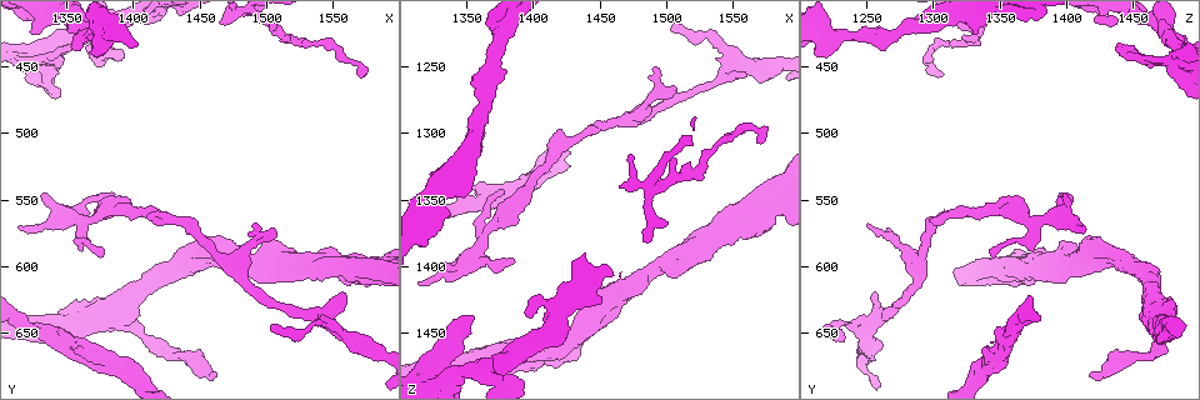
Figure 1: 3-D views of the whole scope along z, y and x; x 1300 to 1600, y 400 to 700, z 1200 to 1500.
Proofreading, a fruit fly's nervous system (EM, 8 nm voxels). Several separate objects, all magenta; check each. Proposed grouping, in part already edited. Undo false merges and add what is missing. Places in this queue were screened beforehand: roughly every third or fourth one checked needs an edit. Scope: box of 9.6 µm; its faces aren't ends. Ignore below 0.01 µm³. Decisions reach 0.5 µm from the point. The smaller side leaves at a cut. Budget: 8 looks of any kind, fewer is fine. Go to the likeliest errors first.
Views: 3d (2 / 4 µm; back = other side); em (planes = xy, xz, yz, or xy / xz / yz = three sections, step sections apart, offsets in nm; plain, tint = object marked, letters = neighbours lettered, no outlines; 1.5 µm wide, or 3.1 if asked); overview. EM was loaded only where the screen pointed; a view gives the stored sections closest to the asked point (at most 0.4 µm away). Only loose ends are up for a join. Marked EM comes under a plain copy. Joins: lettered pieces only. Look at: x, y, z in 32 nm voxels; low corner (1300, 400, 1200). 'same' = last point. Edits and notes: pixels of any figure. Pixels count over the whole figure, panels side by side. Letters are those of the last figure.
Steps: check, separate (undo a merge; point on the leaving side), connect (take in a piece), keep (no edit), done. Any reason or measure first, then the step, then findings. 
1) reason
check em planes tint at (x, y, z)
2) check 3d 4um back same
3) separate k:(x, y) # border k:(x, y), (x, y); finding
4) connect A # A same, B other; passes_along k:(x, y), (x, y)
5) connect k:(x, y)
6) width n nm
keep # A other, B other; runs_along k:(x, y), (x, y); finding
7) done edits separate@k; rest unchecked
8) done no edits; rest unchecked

check em planes letters at (1354, 434, 1438)

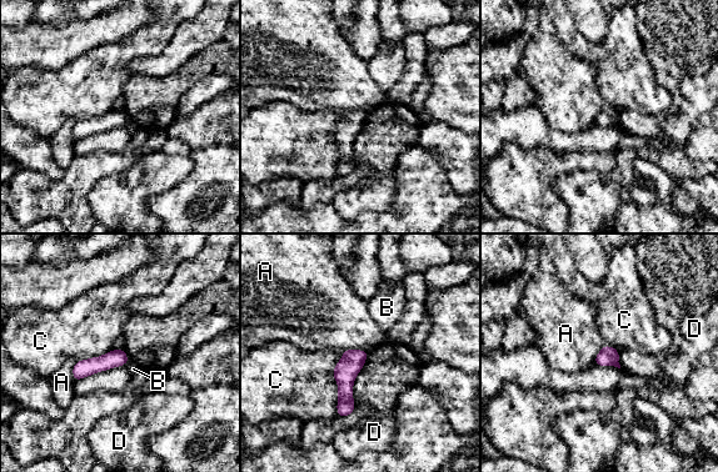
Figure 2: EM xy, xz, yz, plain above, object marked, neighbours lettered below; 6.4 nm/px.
keep # A other, B other, C other, D other; border 2:(342, 349), (363, 349), (367, 352); no lettered piece goes on from it

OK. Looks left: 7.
end of a long branch
check 3d 4um at (1572, 456, 1306)

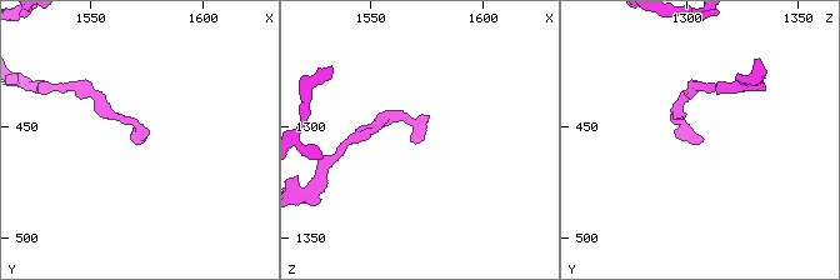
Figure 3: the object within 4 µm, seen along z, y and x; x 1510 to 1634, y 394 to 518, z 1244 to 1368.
check em xz step 8 letters at (1573, 457, 1307)

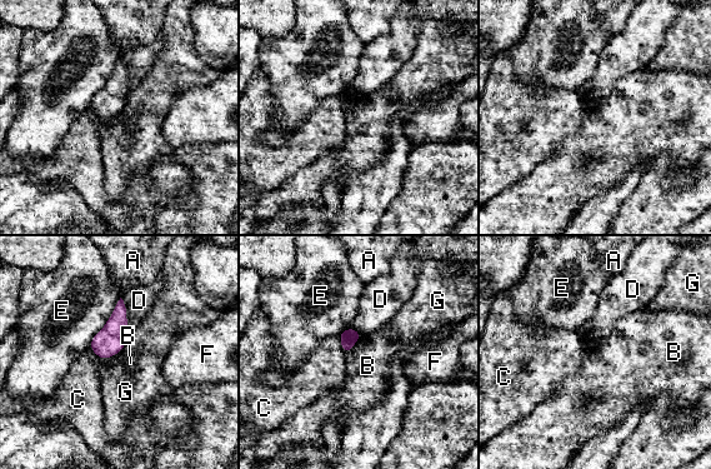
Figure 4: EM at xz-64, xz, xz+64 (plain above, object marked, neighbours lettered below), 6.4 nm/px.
cut it another way
check em planes letters same

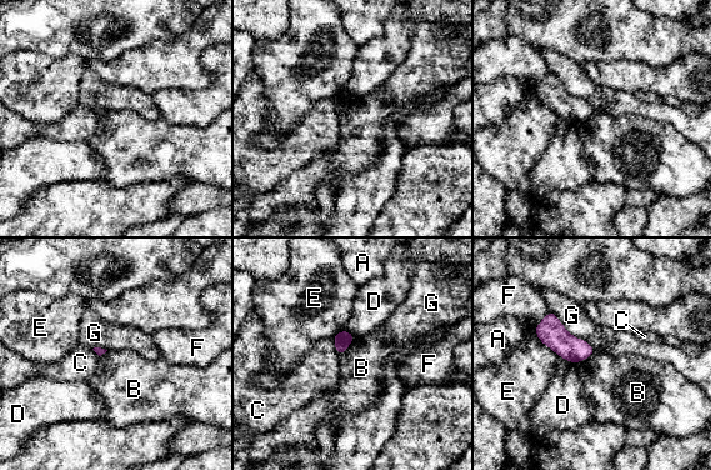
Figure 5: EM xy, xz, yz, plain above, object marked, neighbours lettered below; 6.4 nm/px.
keep # A other, B other, C other, D other, E other, F other, G other; border 5:(355, 336), (339, 356); no lettered piece goes on from it

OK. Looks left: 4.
check 3d 4um back at (1462, 678, 1420)

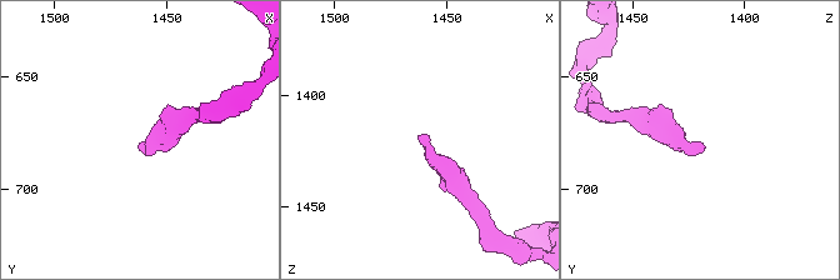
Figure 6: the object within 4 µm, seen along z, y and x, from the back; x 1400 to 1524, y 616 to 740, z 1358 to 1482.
check em planes tint at (1463, 680, 1419)

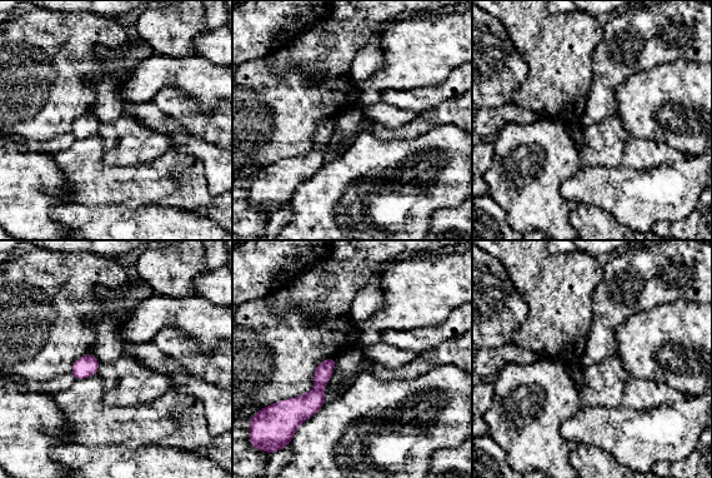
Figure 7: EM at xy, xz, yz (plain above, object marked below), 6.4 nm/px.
see the neighbours
check em planes letters same

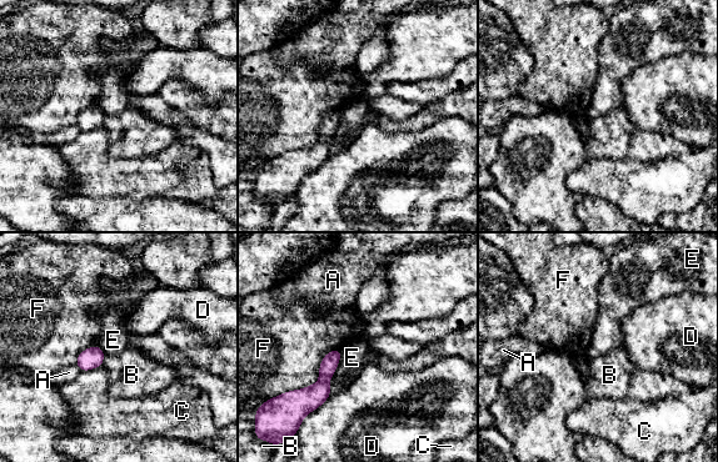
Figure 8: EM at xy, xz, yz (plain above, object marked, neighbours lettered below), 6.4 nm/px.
keep # A other, B other, C other, D other, E other, F other; runs_along 8:(338, 352), (303, 413); no lettered piece goes on from it

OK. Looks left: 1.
done no edits; rest unchecked

